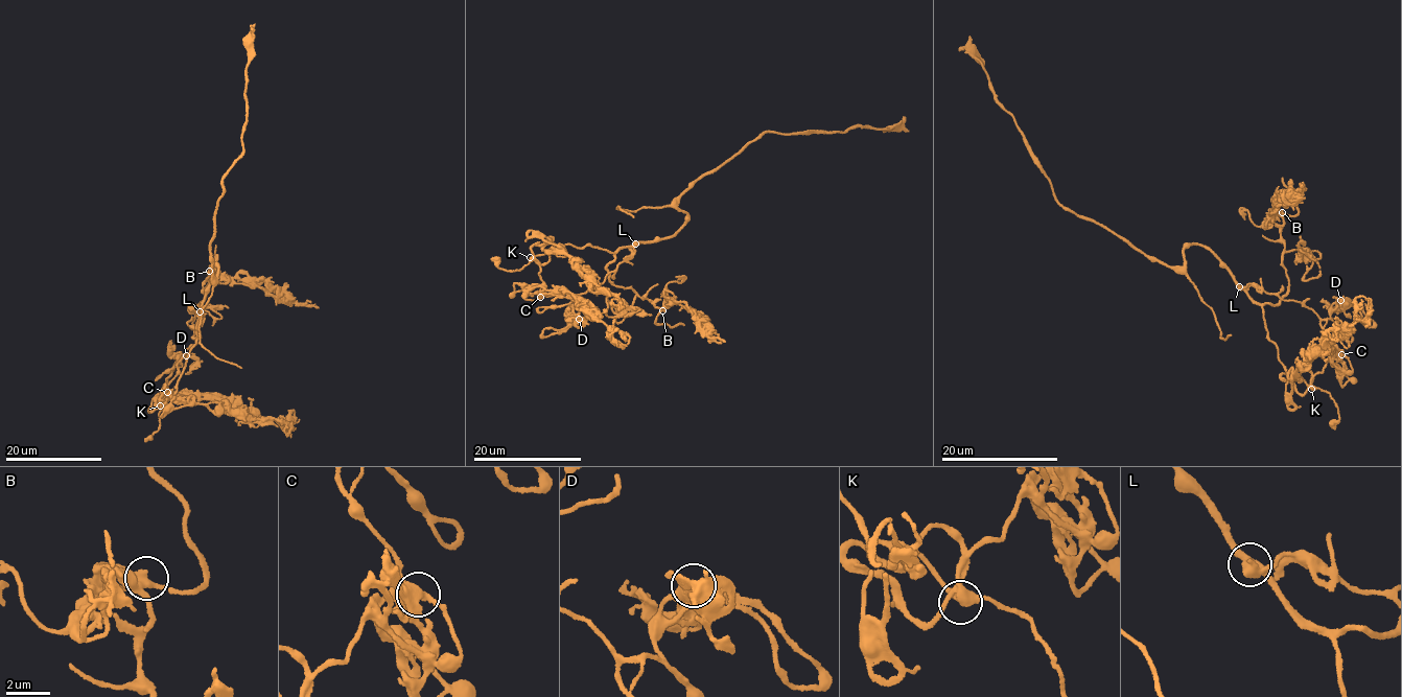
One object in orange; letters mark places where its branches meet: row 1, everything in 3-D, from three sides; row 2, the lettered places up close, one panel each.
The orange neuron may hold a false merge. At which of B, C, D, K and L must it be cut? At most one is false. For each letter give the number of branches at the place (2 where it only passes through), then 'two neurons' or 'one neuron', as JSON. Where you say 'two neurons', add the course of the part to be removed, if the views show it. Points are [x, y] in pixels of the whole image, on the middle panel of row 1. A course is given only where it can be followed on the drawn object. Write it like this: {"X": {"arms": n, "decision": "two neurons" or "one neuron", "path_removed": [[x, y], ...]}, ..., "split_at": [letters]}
{"B": {"arms": 4, "decision": "one neuron"}, "C": {"arms": 4, "decision": "one neuron"}, "D": {"arms": 4, "decision": "one neuron"}, "K": {"arms": 4, "decision": "one neuron"}, "L": {"arms": 4, "decision": "one neuron"}, "split_at": []}

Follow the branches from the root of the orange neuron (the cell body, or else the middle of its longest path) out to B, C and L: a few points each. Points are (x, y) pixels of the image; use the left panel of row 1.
B: (212, 275), (196, 337), (195, 324), (201, 301), (205, 298), (203, 283), (211, 278), (209, 271)
C: (212, 275), (200, 315), (196, 342), (185, 349), (167, 392)
L: (212, 275), (201, 311)

